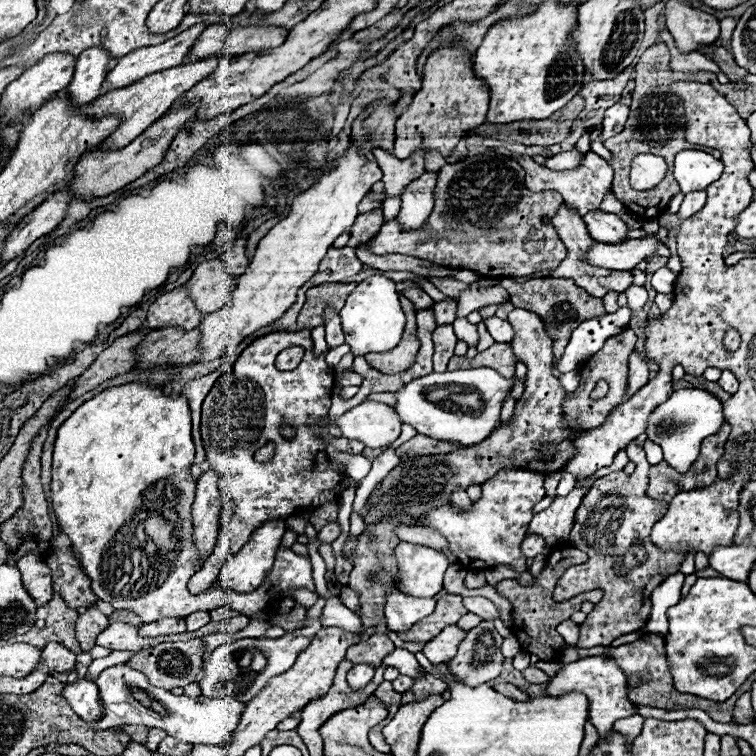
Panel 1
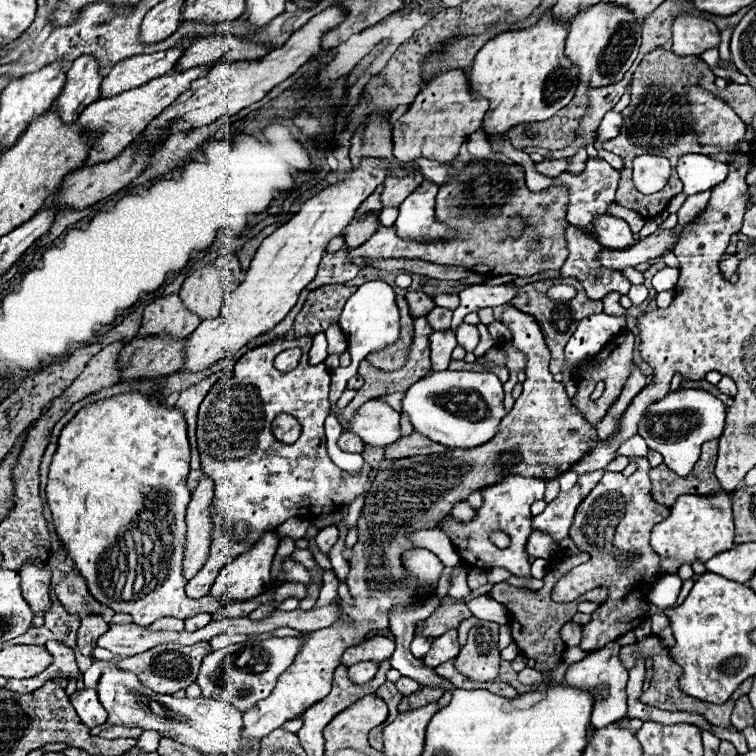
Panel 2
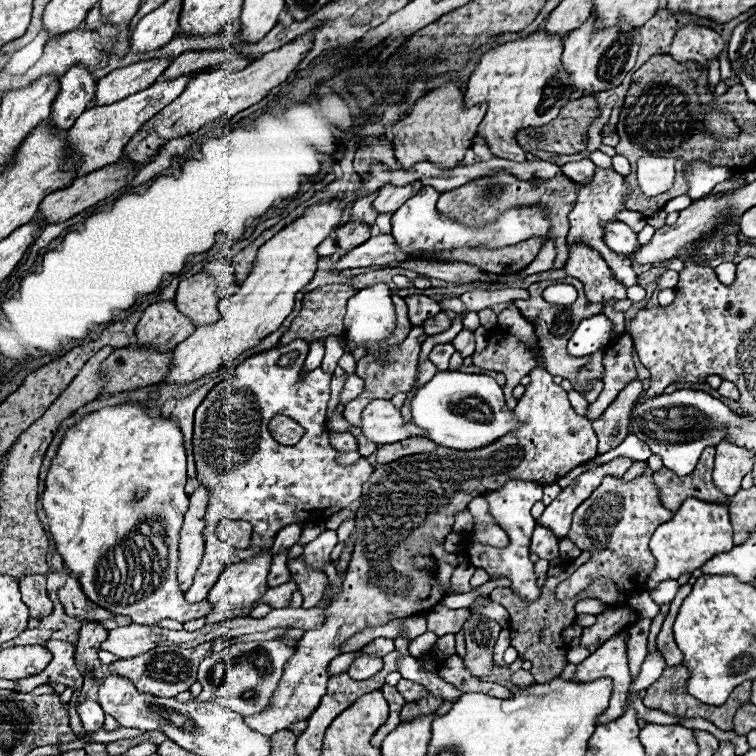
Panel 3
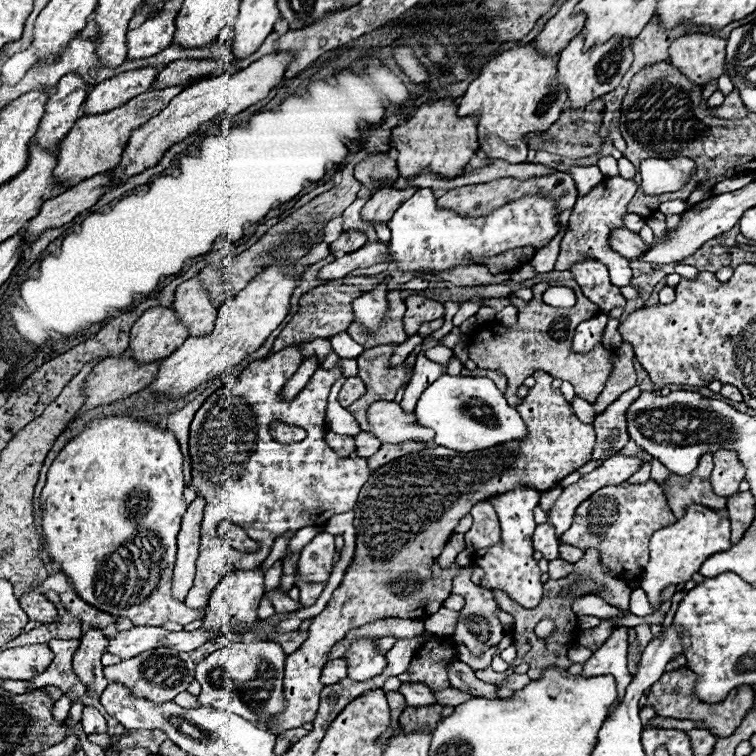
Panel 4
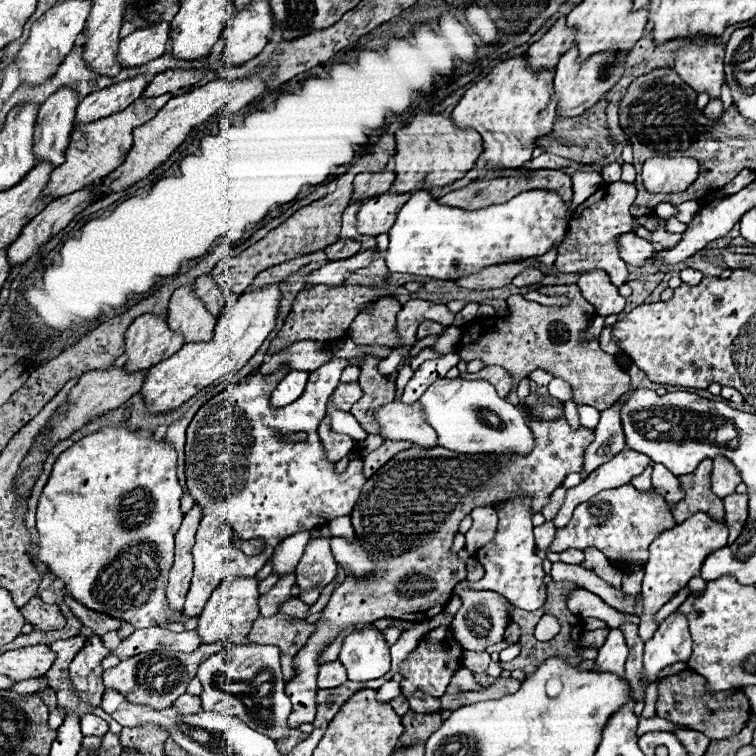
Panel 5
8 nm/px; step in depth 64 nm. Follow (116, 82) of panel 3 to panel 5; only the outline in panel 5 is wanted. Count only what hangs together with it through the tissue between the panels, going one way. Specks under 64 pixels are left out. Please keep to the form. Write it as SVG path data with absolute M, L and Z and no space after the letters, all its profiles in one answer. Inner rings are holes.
M136 76L86 96L76 108L76 124L90 124L92 120L100 120L112 116L114 112L122 112L122 108L130 106L142 94L146 84L148 76Z

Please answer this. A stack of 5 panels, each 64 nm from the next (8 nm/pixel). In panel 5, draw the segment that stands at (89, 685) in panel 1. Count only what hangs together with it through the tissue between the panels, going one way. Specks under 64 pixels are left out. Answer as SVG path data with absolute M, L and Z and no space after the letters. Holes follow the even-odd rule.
M94 714L82 716L80 726L82 726L82 734L84 736L100 736L102 738L108 732L108 722L102 720L102 718L98 718L98 716L94 716Z

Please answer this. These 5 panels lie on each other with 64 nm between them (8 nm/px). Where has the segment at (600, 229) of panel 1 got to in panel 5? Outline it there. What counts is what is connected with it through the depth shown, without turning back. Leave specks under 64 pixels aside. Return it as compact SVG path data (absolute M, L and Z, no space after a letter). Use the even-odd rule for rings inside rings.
M630 232L626 236L620 236L618 250L620 250L620 258L626 264L636 266L636 268L646 266L646 264L652 264L652 258L656 256L654 246L648 240L638 238L634 232Z

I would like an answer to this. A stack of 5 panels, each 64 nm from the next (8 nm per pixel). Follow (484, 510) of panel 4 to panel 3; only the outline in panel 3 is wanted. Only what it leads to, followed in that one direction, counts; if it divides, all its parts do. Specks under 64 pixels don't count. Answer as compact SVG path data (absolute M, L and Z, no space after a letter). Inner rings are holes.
M478 496L470 502L468 510L474 514L474 530L470 532L470 538L480 542L480 544L488 544L488 546L508 546L508 536L506 532L494 522L488 502L484 496Z

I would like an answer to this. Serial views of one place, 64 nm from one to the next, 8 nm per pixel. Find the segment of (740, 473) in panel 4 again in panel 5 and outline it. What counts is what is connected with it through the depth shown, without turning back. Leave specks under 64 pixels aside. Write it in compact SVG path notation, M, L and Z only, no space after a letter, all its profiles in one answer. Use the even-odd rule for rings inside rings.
M716 458L714 460L714 470L712 470L712 492L718 498L724 498L728 494L734 494L734 488L742 482L740 474L736 472L734 464L726 458Z

